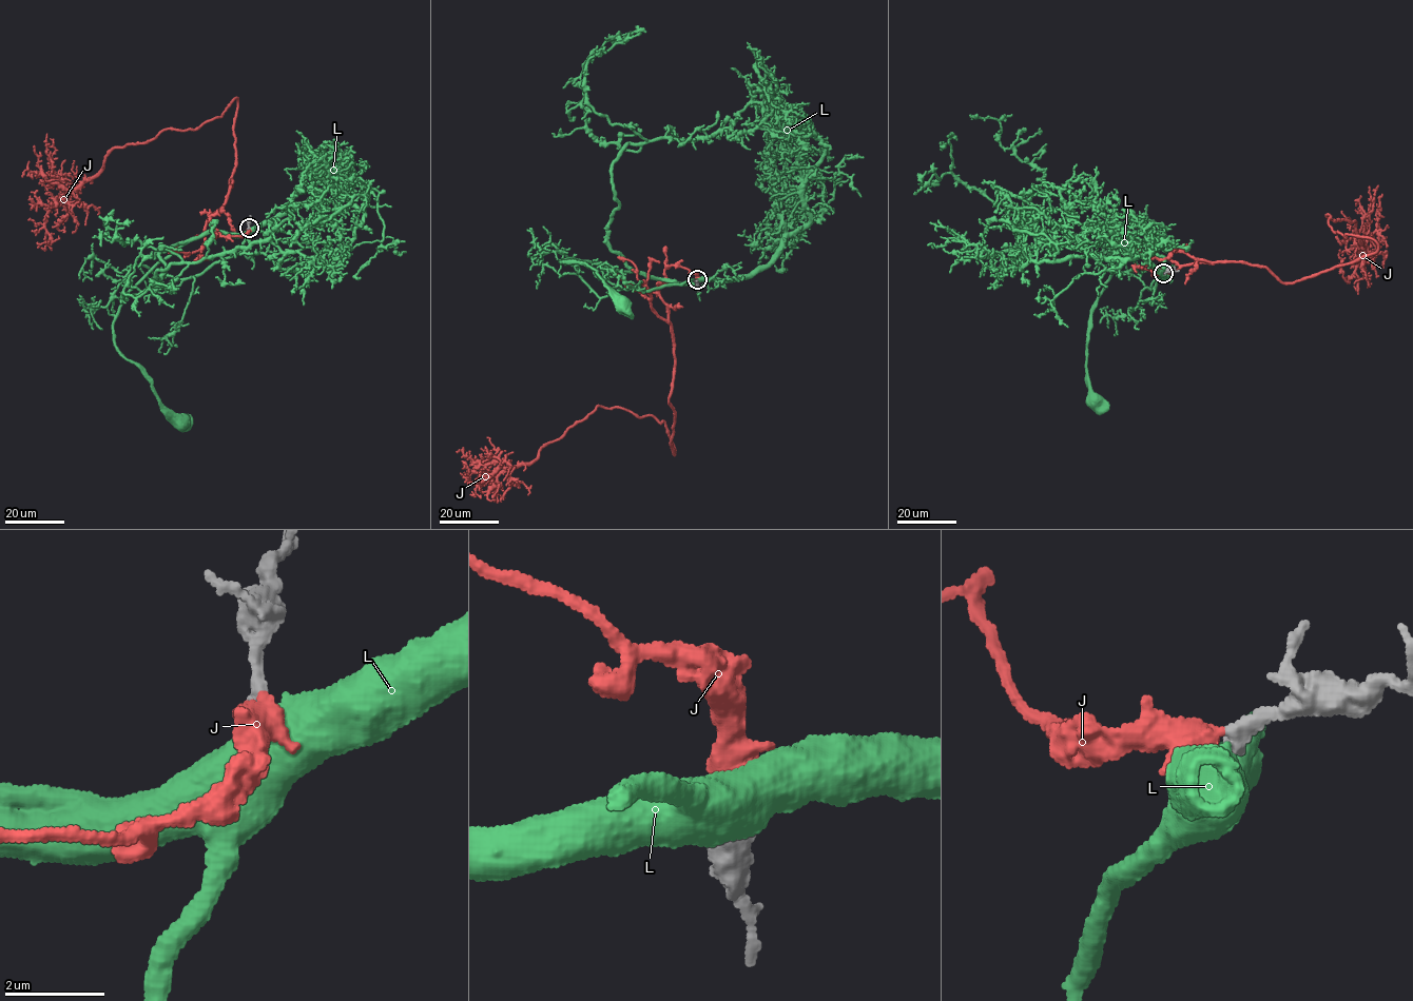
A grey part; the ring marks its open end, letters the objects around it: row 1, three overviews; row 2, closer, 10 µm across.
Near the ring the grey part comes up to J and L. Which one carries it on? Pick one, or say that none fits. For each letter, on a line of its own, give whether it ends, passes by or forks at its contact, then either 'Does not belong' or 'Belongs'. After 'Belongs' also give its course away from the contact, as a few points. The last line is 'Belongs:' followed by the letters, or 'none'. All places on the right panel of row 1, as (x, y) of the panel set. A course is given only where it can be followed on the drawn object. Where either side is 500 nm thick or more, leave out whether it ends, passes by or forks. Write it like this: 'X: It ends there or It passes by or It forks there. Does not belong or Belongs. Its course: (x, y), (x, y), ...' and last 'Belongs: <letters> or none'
J: Belongs. Its course: (1163, 273), (1148, 260), (1185, 252), (1294, 282), (1376, 251), (1336, 233), (1331, 215), (1354, 220), (1353, 286)
L: Does not belong
Belongs: J

